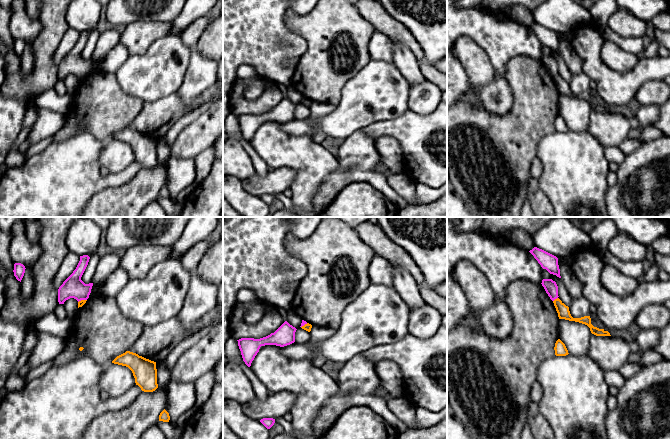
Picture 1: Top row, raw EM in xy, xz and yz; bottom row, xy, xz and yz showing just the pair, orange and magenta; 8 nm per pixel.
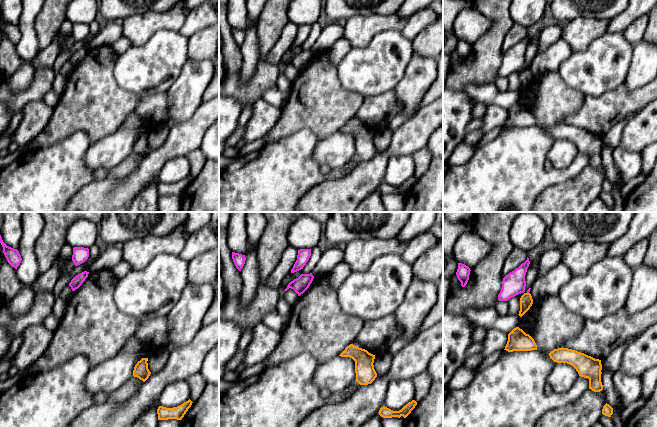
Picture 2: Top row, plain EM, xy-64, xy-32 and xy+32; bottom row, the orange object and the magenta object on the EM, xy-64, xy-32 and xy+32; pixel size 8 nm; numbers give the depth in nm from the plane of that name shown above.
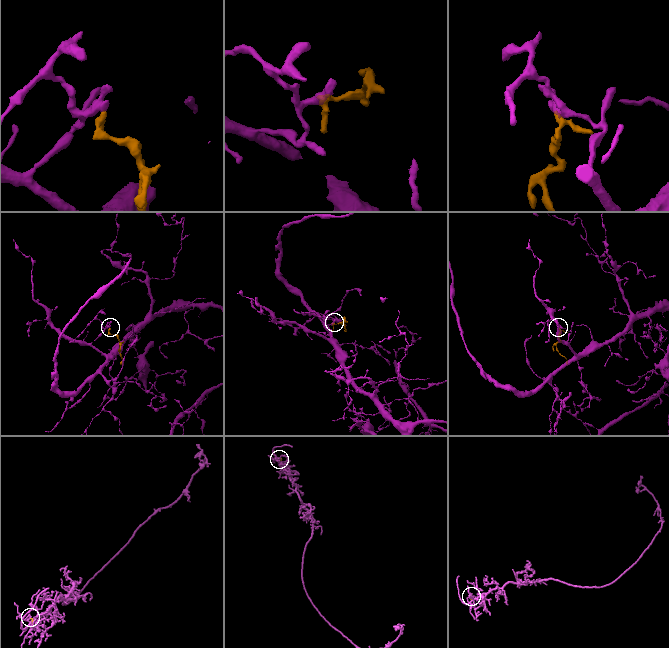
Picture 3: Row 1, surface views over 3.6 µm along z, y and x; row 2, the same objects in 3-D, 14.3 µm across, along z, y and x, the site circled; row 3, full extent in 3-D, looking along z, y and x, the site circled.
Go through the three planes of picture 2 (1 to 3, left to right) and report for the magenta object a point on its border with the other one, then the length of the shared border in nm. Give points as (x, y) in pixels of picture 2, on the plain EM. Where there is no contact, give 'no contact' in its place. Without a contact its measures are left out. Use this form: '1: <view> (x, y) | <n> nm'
1: no contact
2: no contact
3: no contact

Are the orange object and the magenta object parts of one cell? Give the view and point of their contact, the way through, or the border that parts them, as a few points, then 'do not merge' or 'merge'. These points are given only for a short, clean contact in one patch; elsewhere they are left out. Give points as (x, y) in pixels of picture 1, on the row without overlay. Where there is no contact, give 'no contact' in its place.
yz (555, 75) | across yz (563, 87), (555, 75), (550, 62) | merge

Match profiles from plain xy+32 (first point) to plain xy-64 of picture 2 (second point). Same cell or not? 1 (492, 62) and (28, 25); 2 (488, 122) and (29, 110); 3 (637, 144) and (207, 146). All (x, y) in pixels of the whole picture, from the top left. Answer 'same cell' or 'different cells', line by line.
1: different cells
2: same cell
3: different cells

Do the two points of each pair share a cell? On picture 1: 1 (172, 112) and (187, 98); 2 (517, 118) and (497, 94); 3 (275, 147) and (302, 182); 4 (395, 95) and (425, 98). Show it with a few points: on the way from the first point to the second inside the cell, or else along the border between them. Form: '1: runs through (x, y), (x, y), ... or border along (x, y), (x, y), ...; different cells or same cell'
1: border along (204, 90), (188, 104), (176, 92); different cells
2: border along (509, 85), (510, 110), (501, 116), (489, 113); different cells
3: runs through (285, 152), (302, 169), (302, 172); same cell
4: border along (409, 83), (408, 109); different cells

